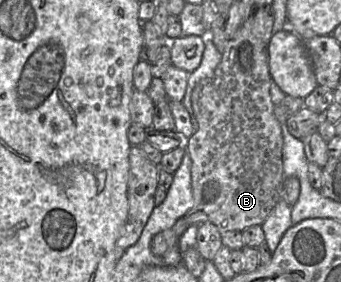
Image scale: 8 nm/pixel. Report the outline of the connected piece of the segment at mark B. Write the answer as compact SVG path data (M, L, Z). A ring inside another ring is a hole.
M241 27L227 43L222 60L212 76L201 80L193 89L191 103L198 122L198 130L185 141L186 151L192 160L191 181L194 205L173 227L156 234L150 249L155 256L178 245L184 231L191 225L210 222L219 232L243 231L261 225L281 198L286 180L283 171L283 135L281 125L274 114L270 95L271 75L268 65L268 45L255 37L250 30Z

